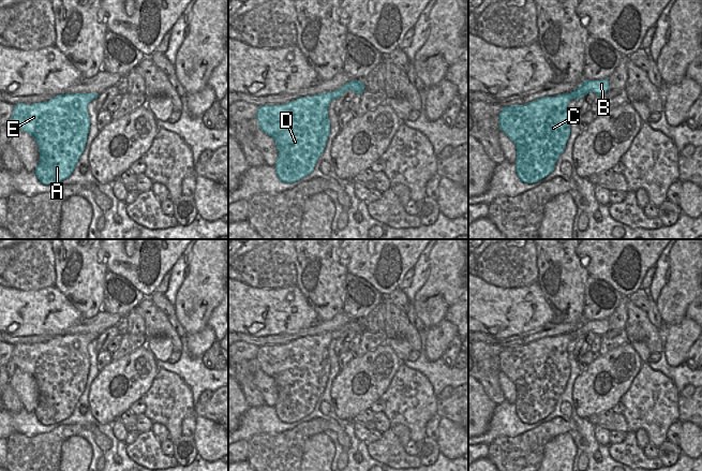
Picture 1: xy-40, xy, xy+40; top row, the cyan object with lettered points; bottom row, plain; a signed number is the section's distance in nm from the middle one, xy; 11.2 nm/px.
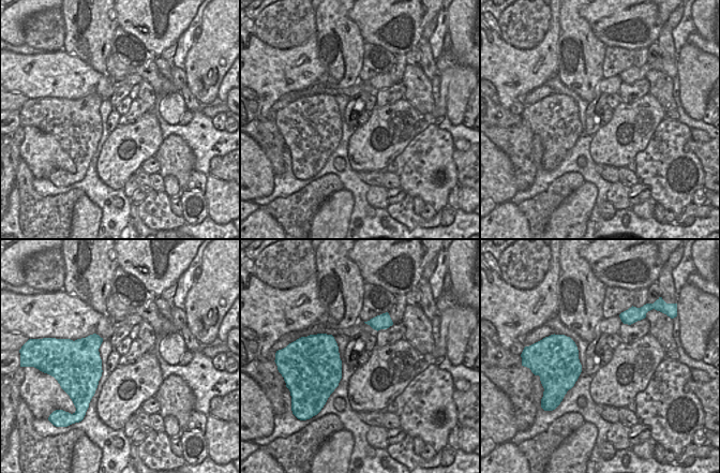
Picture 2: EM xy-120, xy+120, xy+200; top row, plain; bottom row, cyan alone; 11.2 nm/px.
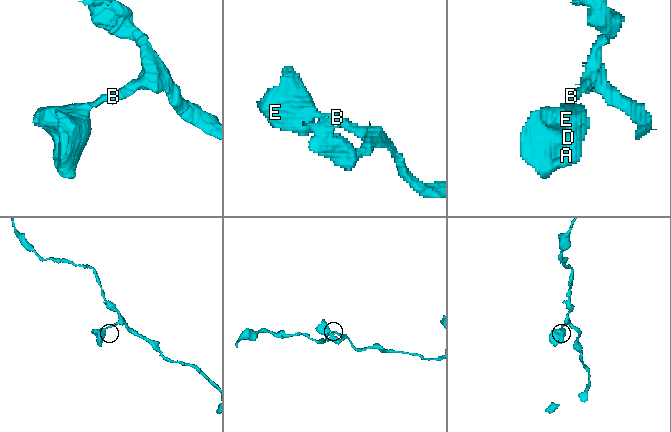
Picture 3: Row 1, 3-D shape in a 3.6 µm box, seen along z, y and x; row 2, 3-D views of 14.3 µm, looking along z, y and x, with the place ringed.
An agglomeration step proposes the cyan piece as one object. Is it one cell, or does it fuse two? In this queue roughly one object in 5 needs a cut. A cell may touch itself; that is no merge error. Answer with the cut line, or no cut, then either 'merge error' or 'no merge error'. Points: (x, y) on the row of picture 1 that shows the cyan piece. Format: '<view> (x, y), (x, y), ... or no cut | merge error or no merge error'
no cut | no merge error

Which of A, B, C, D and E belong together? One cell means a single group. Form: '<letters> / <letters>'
A B C D E

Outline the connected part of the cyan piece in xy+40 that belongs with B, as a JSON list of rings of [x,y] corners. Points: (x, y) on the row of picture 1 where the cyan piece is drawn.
[[[608,78],[584,80],[570,93],[563,93],[556,97],[543,97],[524,105],[503,107],[503,111],[498,114],[499,130],[516,145],[516,172],[522,182],[535,183],[554,171],[555,163],[564,152],[566,143],[570,136],[570,123],[567,112],[570,100],[574,99],[578,101],[588,92],[602,95],[608,90],[610,90]]]

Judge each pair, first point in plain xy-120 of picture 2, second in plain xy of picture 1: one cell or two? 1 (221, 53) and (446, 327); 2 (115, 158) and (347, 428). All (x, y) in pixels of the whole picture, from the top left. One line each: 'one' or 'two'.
1: two
2: two

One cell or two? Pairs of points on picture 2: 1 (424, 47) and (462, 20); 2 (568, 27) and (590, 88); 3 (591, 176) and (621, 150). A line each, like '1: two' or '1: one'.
1: two
2: one
3: two

